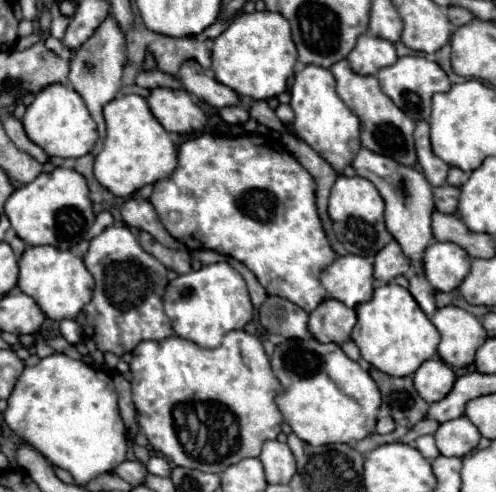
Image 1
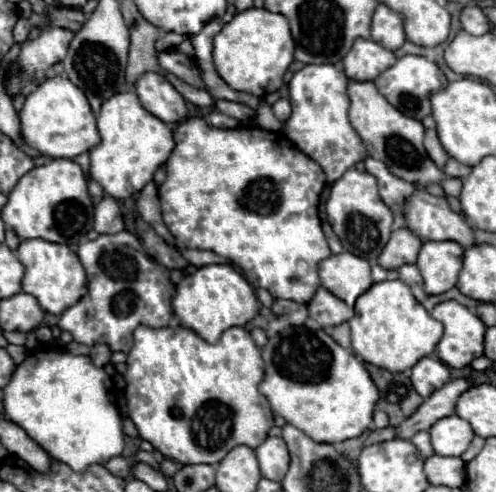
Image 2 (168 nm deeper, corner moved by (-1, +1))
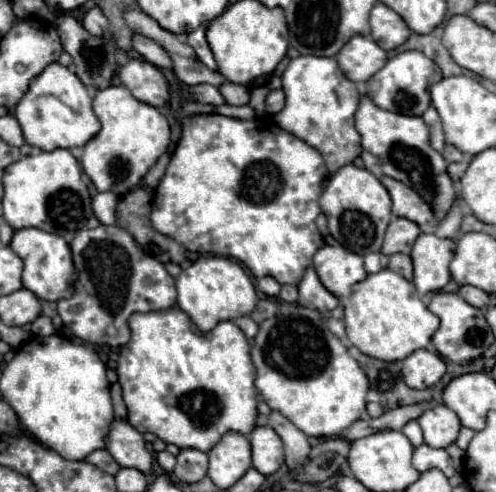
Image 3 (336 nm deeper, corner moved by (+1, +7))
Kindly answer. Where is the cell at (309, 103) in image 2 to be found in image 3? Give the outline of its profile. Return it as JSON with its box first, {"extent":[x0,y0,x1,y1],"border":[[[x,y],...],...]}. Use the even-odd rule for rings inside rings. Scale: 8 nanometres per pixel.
{"extent":[274,55,362,175],"border":[[[300,55],[292,59],[282,75],[282,89],[286,93],[286,107],[274,115],[274,121],[284,131],[314,147],[324,157],[330,175],[352,163],[362,153],[360,135],[354,129],[354,113],[358,109],[360,91],[356,83],[344,77],[332,57]]]}

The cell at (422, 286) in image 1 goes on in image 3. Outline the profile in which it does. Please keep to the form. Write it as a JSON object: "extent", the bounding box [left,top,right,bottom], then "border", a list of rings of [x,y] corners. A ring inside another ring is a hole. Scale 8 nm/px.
{"extent":[388,253,414,281],"border":[[[402,253],[392,255],[388,267],[390,267],[392,271],[400,273],[404,279],[412,281],[412,273],[414,273],[414,269],[412,269],[412,259],[410,259],[410,255],[402,255]]]}

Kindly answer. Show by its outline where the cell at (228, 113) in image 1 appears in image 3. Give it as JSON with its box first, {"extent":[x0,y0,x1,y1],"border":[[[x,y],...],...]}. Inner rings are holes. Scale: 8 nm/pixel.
{"extent":[220,83,250,105],"border":[[[224,83],[220,87],[220,93],[228,105],[248,105],[250,101],[250,89],[236,83]]]}

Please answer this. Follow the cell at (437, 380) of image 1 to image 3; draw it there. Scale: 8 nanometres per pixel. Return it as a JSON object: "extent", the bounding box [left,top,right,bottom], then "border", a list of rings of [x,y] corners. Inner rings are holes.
{"extent":[402,349,446,389],"border":[[[418,349],[402,361],[402,375],[408,387],[428,389],[436,385],[446,373],[446,365],[432,349]]]}

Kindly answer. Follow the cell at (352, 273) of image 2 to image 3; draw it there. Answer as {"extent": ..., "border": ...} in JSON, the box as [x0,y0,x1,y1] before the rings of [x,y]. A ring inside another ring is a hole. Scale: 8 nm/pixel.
{"extent":[312,245,368,297],"border":[[[324,245],[312,263],[322,285],[330,293],[336,293],[336,297],[348,297],[352,287],[368,275],[364,269],[364,257],[342,245]]]}

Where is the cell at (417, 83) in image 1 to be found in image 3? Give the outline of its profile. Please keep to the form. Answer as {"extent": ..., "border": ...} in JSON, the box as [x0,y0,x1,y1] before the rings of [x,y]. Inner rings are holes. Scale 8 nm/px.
{"extent":[366,51,442,115],"border":[[[404,51],[388,59],[384,69],[366,81],[366,95],[376,101],[382,109],[404,113],[404,115],[422,115],[430,107],[430,87],[442,79],[440,69],[432,59],[420,51]]]}

